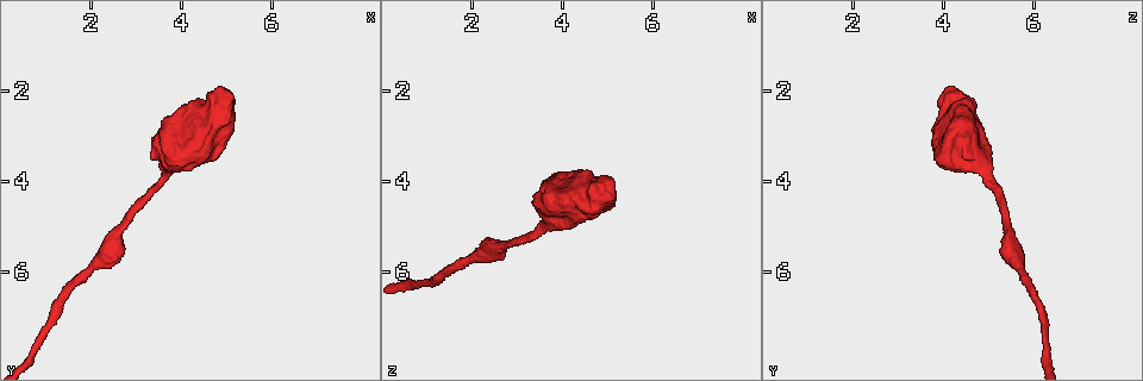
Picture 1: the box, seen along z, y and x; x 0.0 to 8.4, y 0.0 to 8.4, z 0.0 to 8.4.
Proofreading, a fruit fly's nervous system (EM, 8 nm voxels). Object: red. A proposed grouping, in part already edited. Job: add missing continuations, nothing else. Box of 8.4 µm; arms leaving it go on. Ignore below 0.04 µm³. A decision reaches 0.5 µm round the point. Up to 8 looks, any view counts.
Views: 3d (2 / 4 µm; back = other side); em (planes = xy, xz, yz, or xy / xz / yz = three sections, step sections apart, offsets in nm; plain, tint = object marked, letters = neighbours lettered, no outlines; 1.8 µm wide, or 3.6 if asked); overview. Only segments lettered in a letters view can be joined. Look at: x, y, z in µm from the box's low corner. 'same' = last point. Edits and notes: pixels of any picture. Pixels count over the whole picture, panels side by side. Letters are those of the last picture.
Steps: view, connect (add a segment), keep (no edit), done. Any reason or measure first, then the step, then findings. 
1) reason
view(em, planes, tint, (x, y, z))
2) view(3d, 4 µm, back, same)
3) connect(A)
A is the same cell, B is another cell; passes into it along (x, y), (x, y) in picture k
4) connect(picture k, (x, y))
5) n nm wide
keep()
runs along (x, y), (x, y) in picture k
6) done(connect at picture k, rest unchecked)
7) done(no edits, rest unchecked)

branch stops here
view(3d, 4 µm, (5.05, 2.00, 4.00))

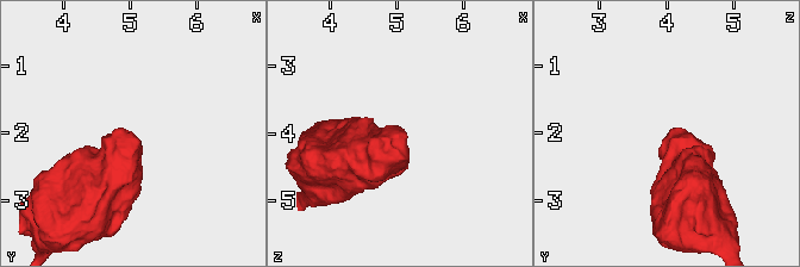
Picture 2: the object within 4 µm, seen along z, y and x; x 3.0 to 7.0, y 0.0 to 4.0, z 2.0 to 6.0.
now the EM
view(em, 3.6 µm, xz, step 8, letters, (5.05, 2.00, 3.95))

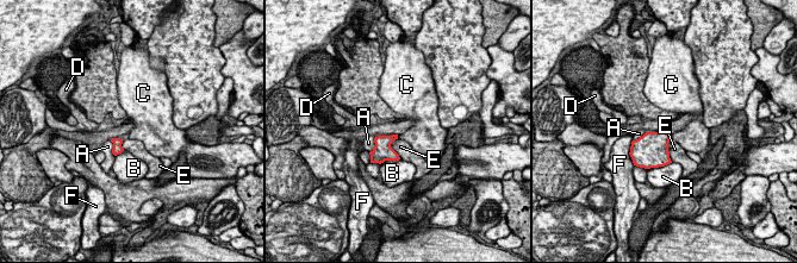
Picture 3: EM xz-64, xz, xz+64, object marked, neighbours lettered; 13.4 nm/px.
cut it another way
view(em, 3.6 µm, planes, letters, same)

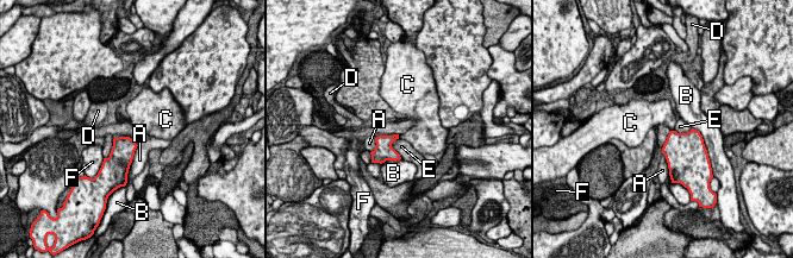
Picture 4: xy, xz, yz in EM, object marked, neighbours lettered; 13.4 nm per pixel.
keep()
A, B, C, D, E and F are other cells; border along (398, 134), (399, 138) in picture 4; no lettered segment goes on from it

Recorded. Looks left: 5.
thick turns thin
view(3d, 4 µm, (3.70, 3.55, 4.70))

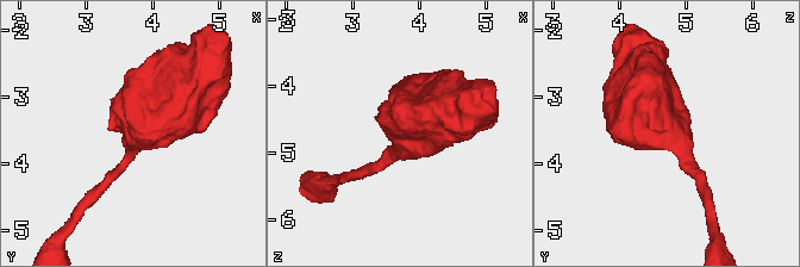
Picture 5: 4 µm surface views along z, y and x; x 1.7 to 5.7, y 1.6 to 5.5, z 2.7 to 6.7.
shape alone is not enough
view(em, 3.6 µm, planes, tint, (3.75, 3.55, 4.75))

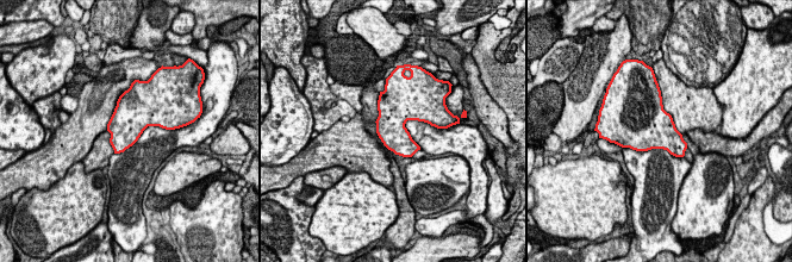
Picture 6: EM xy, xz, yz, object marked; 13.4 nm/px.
see the neighbours
view(em, 3.6 µm, planes, letters, same)

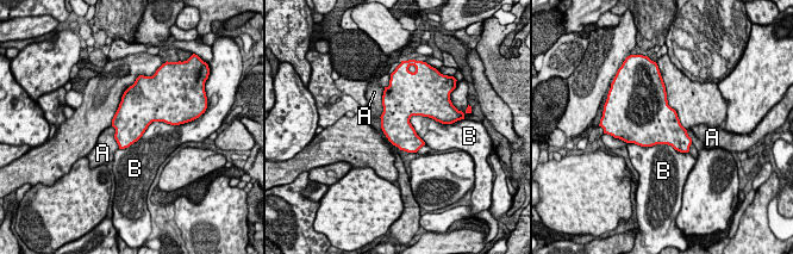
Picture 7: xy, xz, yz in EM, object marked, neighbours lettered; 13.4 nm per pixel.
keep()
A and B are other cells; border along (628, 142), (670, 144), (688, 152) in picture 7; no lettered segment goes on from it

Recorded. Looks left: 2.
thick turns thin
view(em, yz, step 16, letters, (1.85, 6.05, 5.70))

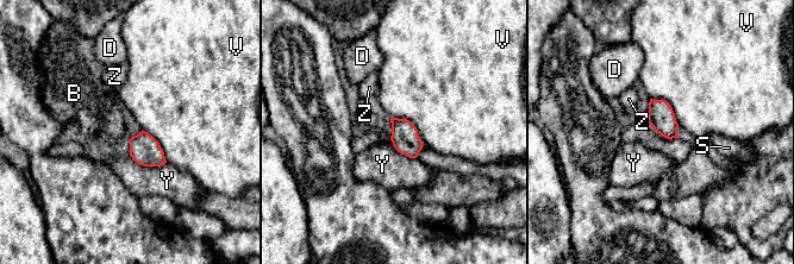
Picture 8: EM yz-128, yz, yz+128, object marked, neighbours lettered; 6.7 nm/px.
keep()
B, D, S, V, Y and Z are other cells; no lettered segment goes on from it

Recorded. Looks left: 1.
done(no edits, rest unchecked)

